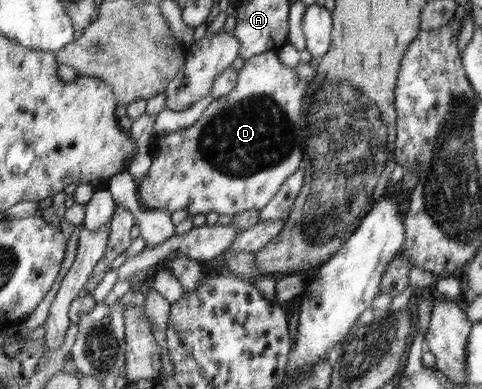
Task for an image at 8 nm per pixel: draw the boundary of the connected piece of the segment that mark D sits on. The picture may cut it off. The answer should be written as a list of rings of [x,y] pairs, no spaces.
[[[275,51],[247,59],[238,72],[235,88],[227,96],[213,99],[193,126],[151,137],[152,164],[147,175],[137,183],[137,197],[141,205],[147,209],[165,209],[170,213],[187,210],[191,216],[208,212],[231,216],[244,210],[264,209],[280,193],[284,182],[303,165],[307,141],[311,139],[303,118],[309,85],[305,79],[299,80],[297,68],[283,65]]]

